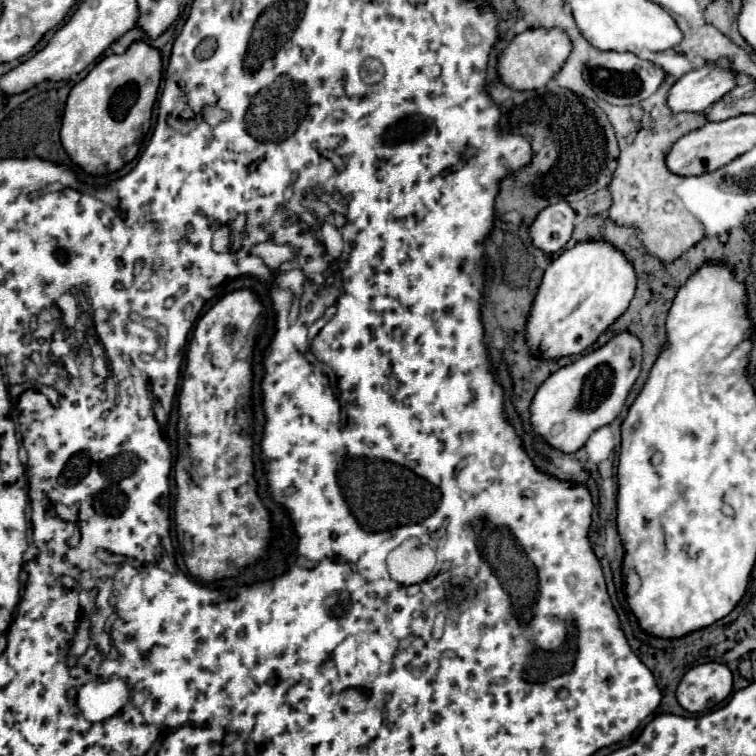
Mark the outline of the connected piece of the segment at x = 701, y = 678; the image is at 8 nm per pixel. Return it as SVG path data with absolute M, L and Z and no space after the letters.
M708 662L698 664L684 674L684 678L676 688L676 698L680 706L688 712L706 712L710 710L710 706L718 706L720 702L724 702L730 692L732 692L732 672L728 670L728 666L720 662Z

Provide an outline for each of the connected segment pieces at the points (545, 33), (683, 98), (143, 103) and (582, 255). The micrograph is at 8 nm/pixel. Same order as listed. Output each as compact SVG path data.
M530 28L518 34L510 46L502 52L498 60L498 74L506 84L512 84L516 90L538 90L544 88L564 66L570 56L572 42L566 30L562 28Z
M720 58L682 76L668 94L668 106L674 112L704 112L736 86L732 62Z
M144 40L132 42L124 54L100 60L68 94L60 140L70 158L90 174L116 172L136 158L150 130L152 108L162 80L162 54Z
M582 240L558 254L544 272L532 320L528 320L528 344L548 358L580 354L626 312L636 290L636 272L622 250L606 240Z

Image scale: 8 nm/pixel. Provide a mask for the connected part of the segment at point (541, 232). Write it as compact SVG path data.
M556 202L540 212L536 224L532 224L532 242L546 254L556 254L564 248L574 232L576 212L568 202Z

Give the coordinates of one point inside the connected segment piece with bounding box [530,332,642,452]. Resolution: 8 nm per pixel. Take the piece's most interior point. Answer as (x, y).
(589, 393)

